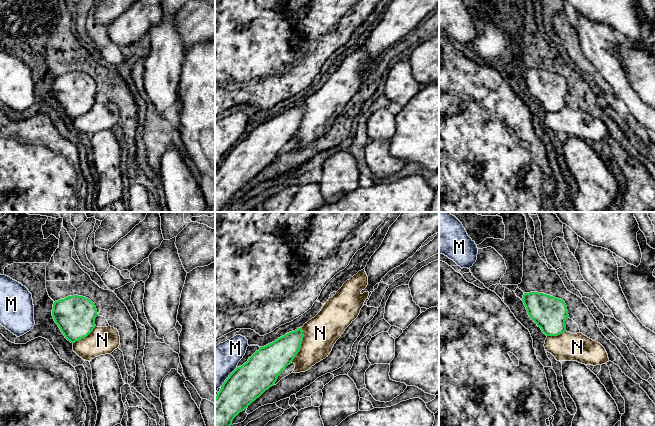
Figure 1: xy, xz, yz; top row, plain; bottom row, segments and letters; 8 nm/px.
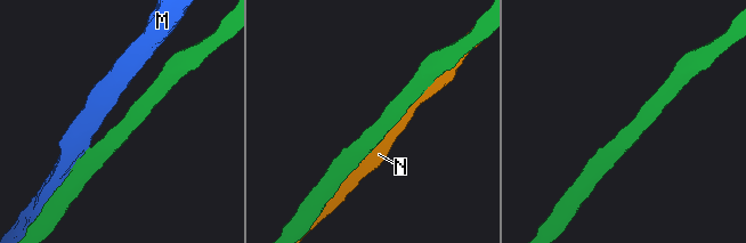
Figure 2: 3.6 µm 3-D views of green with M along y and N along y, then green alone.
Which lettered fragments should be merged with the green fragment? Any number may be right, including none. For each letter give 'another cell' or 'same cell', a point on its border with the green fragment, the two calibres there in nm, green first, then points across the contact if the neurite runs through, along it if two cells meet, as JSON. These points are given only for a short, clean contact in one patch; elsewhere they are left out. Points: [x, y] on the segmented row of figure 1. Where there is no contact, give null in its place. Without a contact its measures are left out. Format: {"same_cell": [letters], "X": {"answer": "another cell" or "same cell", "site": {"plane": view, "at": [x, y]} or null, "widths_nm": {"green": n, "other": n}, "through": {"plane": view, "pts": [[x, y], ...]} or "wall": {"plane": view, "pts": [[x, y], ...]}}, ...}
{"same_cell": [], "M": {"answer": "another cell", "site": {"plane": "xz", "at": [228, 377]}, "widths_nm": {"green": 300, "other": 280}}, "N": {"answer": "another cell", "site": {"plane": "xz", "at": [300, 345]}, "widths_nm": {"green": 240, "other": 280}}}

